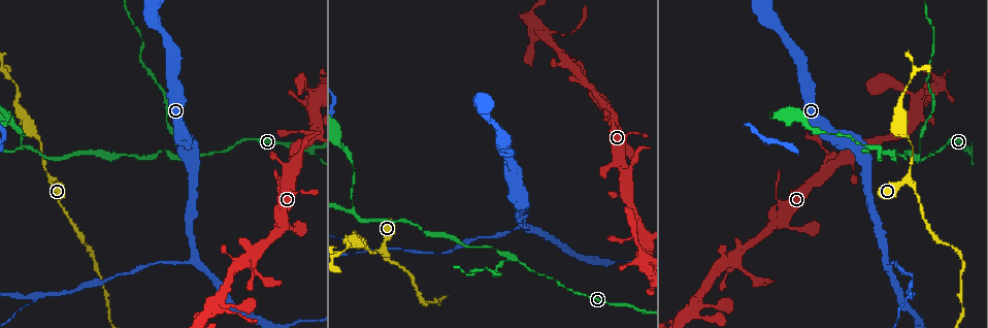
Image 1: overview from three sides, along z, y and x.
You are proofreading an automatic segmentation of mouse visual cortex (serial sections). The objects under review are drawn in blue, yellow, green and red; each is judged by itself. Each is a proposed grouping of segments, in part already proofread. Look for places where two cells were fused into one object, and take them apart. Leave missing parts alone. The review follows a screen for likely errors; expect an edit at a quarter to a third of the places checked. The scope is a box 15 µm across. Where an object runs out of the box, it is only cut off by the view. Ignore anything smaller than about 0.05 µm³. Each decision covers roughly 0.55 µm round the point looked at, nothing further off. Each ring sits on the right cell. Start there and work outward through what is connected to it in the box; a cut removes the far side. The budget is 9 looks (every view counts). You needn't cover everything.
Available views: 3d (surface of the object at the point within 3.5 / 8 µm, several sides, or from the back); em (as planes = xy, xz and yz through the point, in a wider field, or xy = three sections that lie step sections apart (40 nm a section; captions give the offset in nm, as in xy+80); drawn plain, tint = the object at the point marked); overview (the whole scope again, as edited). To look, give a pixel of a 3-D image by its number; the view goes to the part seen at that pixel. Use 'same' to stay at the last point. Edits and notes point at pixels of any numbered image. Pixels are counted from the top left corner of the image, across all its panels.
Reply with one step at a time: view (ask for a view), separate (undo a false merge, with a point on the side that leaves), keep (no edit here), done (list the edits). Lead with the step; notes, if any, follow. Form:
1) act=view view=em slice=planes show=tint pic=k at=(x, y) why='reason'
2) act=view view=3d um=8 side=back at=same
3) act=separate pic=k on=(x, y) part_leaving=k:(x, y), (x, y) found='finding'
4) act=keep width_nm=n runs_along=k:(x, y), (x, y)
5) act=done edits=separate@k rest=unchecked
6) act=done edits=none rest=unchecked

act=view view=3d um=3.5 pic=1 at=(910, 180) why='small branch off a trunk'

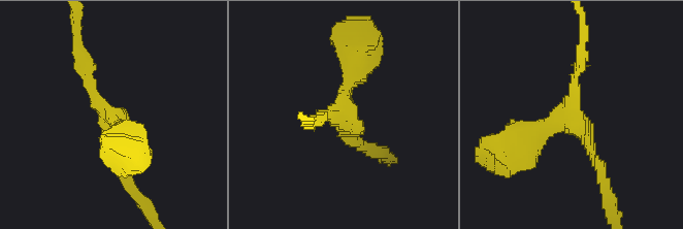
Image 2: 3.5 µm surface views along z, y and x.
act=view view=em slice=xy step=3 show=plain pic=2 at=(114, 122) arms=3 arm_widths_nm=150,150,450

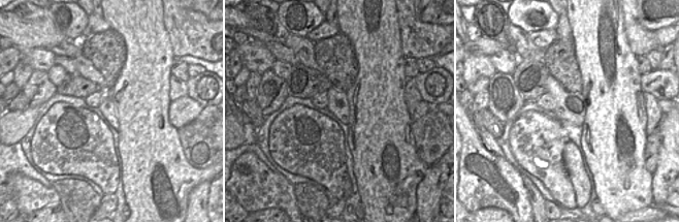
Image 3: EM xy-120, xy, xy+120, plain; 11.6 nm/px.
act=view view=em slice=xy step=3 show=tint at=same

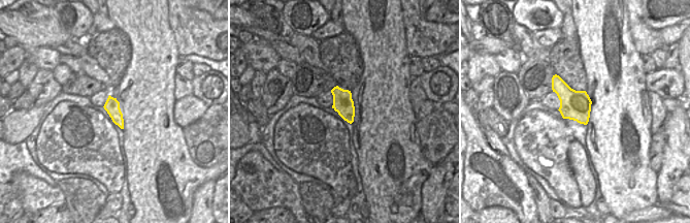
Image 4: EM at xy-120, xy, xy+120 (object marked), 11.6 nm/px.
act=keep width_nm=240 runs_along=2:(516, 148), (574, 122), (604, 182) found='one cell here'

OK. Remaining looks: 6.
act=view view=3d um=8 side=back pic=1 at=(916, 157) why='sharp bend'

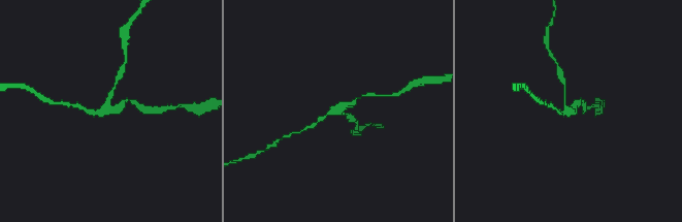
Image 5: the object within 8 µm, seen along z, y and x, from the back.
act=view view=3d um=3.5 pic=5 at=(102, 111)

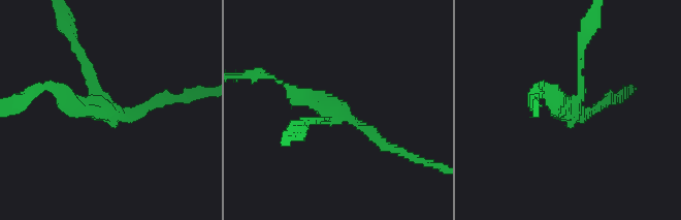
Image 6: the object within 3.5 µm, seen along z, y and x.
act=view view=em slice=xy step=2 show=tint pic=6 at=(574, 110) arms=3 arm_widths_nm=150,150,250

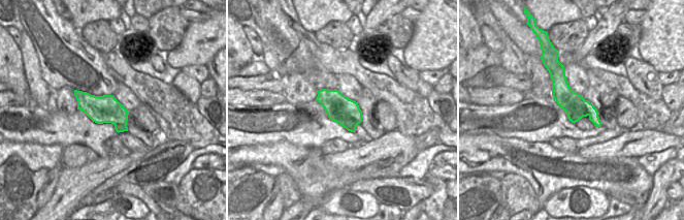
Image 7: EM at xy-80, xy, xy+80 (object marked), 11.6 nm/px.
act=separate pic=6 on=(82, 59) width_nm=320 border=7:(583, 116), (572, 115), (570, 120) found='a second cell is stuck on'

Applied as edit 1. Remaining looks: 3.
act=view view=overview

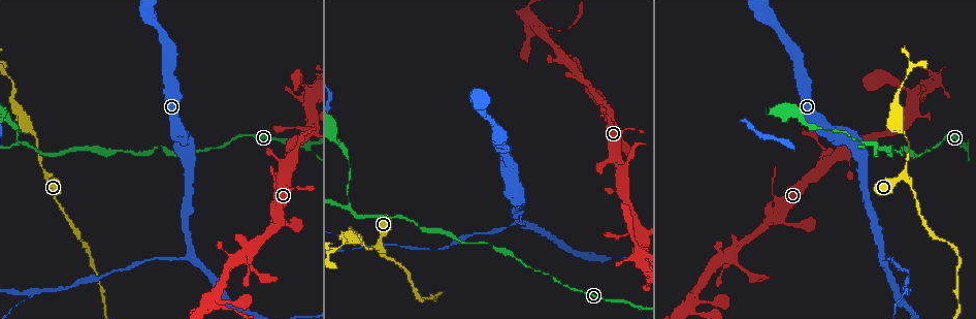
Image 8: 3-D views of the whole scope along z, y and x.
act=view view=3d um=8 pic=8 at=(879, 257) why='three-way junction'

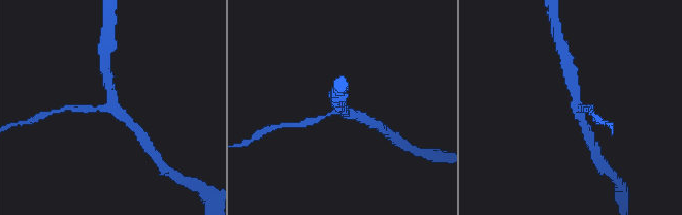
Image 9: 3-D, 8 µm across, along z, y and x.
act=view view=em slice=xy step=2 show=tint pic=9 at=(578, 106) arms=3 arm_widths_nm=200,350,400 why='now the EM'

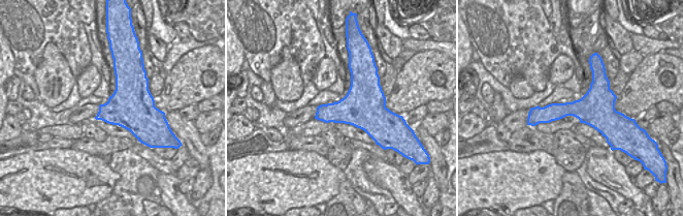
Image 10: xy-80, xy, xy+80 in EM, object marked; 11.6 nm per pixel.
act=keep runs_along=9:(107, 75), (111, 104), (133, 125) found='one cell here'

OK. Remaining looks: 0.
act=done edits=separate@6 rest=unchecked

